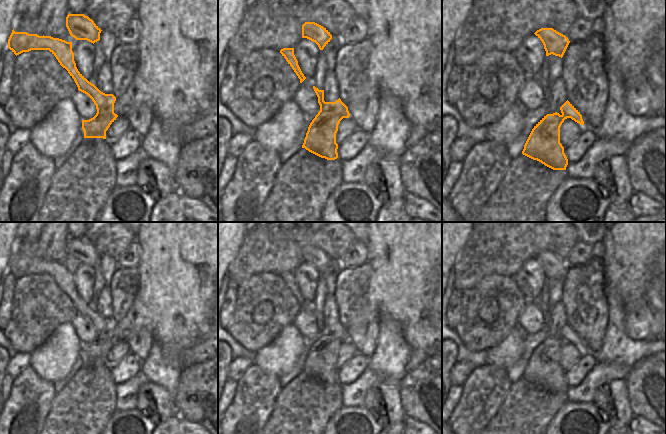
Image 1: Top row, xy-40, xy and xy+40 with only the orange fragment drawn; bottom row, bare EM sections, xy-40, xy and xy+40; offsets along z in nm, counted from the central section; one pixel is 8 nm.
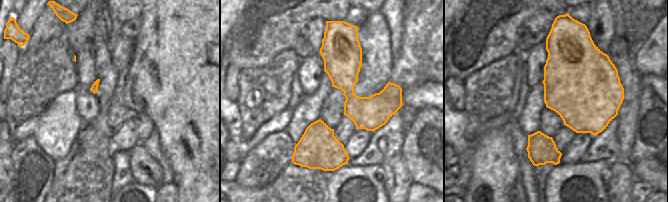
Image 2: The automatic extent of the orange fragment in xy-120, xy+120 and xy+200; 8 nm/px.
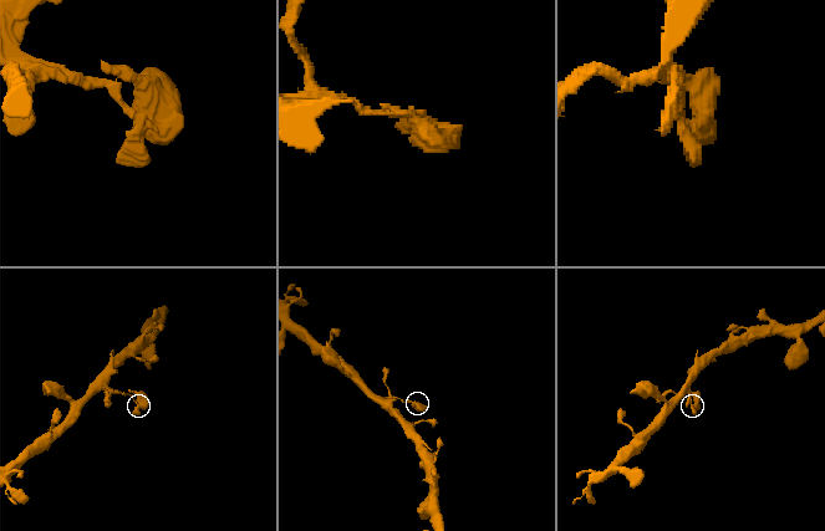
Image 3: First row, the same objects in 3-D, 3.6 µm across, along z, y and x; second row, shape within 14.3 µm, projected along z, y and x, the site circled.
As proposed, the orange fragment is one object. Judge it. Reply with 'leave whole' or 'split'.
split

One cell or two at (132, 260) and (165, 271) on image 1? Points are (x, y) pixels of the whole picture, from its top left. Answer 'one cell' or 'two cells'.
two cells

